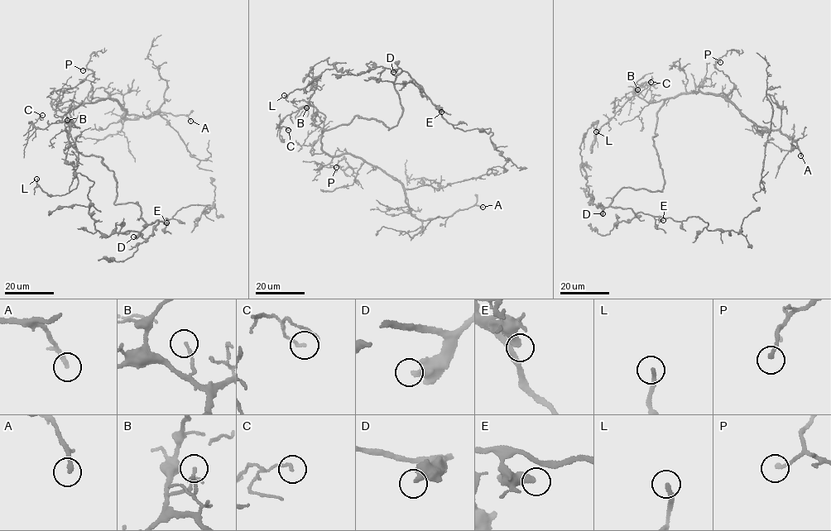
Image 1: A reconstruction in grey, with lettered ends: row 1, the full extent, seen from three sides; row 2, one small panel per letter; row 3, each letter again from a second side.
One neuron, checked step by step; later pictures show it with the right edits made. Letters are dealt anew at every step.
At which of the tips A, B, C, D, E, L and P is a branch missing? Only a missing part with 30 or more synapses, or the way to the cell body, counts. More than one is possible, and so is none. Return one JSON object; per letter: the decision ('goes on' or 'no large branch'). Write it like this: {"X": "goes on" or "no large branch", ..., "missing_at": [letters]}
{"A": "no large branch", "B": "no large branch", "C": "no large branch", "D": "no large branch", "E": "no large branch", "L": "goes on", "P": "no large branch", "missing_at": ["L"]}

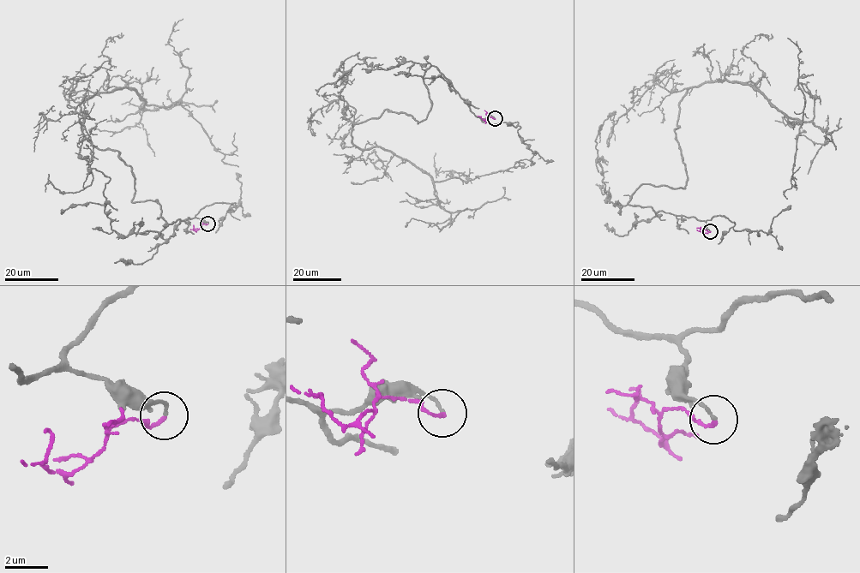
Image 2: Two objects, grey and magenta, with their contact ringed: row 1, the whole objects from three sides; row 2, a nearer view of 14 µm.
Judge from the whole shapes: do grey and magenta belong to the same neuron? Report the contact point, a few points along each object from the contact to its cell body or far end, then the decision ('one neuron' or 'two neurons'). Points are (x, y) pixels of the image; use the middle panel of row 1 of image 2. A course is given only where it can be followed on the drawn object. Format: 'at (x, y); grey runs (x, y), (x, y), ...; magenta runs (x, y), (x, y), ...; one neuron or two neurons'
at (495, 118); grey runs (495, 118), (432, 66), (424, 119), (352, 123), (361, 148), (468, 179), (436, 172), (435, 152); magenta runs (495, 119), (489, 116), (484, 120), (479, 116); two neurons

